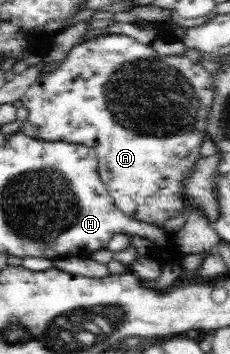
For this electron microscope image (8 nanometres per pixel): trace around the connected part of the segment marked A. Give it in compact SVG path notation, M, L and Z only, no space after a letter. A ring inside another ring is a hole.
M124 34L99 35L75 44L62 62L57 63L51 71L40 75L36 83L28 88L26 94L19 100L22 102L22 106L28 110L28 116L26 120L21 122L19 131L26 136L42 141L64 141L92 147L98 157L99 168L97 172L100 174L101 180L108 190L108 195L114 201L116 208L124 214L124 217L138 220L144 224L156 224L156 227L163 228L166 220L172 220L179 216L186 217L189 213L189 208L186 206L189 202L187 190L184 188L195 174L198 160L202 158L200 148L202 148L202 143L207 140L205 125L208 124L208 112L212 110L214 100L213 77L213 73L204 69L200 63L193 62L186 55L182 57L162 56L156 53L151 44L142 44L135 38Z

